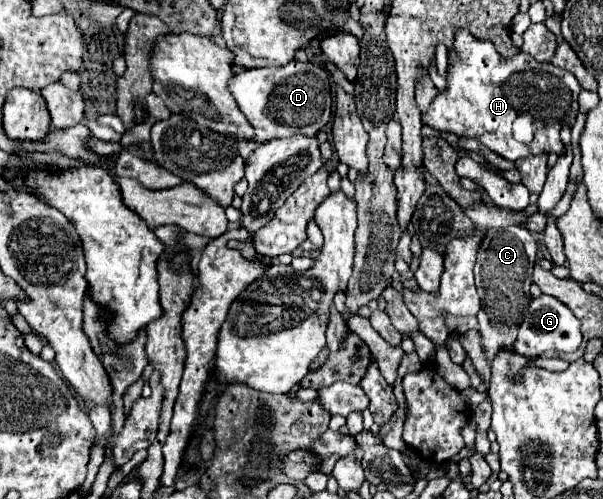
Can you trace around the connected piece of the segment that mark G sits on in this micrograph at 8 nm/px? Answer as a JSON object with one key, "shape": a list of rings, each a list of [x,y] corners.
{"shape":[[[540,296],[536,300],[530,302],[528,306],[528,316],[526,320],[522,320],[520,330],[518,330],[518,338],[514,342],[514,350],[522,356],[528,358],[536,358],[542,352],[576,352],[576,348],[582,342],[582,334],[580,334],[580,320],[558,300],[552,296]]]}

